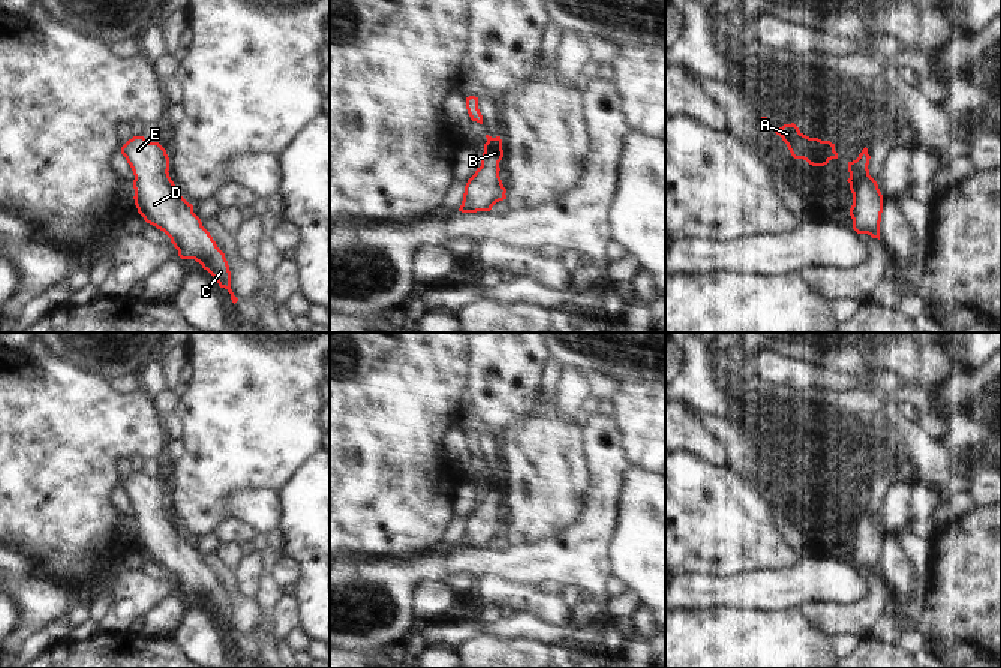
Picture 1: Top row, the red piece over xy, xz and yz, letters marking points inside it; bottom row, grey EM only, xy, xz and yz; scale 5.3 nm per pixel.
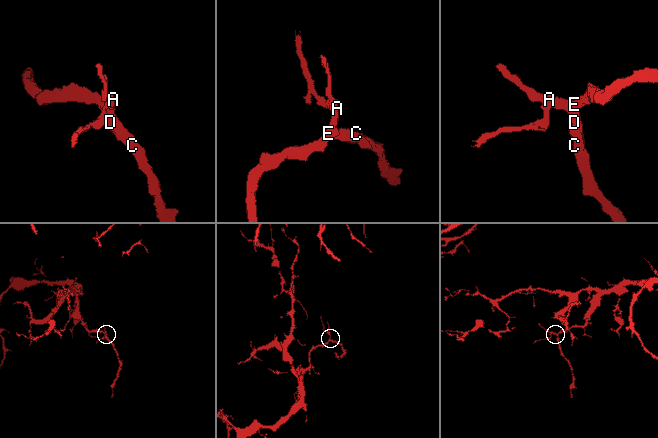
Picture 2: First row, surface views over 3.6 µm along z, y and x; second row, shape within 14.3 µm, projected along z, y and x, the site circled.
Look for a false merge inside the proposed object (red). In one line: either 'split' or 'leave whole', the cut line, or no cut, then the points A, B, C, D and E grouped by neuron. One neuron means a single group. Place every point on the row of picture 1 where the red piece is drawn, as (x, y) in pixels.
leave whole; no cut; A B C D E

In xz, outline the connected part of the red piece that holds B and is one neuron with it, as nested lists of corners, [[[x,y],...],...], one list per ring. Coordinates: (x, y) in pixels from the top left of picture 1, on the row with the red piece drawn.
[[[489,135],[486,138],[481,166],[477,168],[465,186],[463,201],[459,208],[462,213],[490,211],[496,202],[506,199],[506,189],[499,177],[499,162],[503,157],[502,139]]]

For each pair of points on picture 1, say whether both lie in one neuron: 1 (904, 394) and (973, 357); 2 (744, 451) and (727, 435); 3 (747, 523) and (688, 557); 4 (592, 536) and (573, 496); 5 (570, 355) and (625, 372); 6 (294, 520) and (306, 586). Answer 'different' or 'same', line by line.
1: different
2: same
3: same
4: different
5: same
6: same

